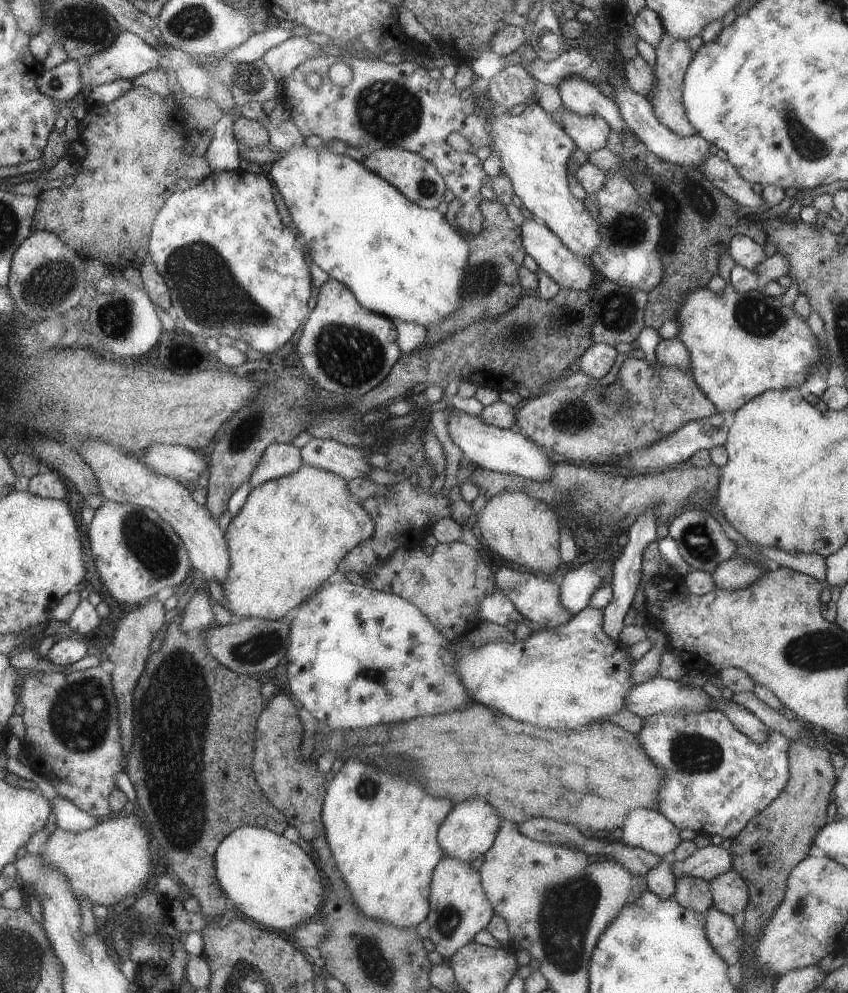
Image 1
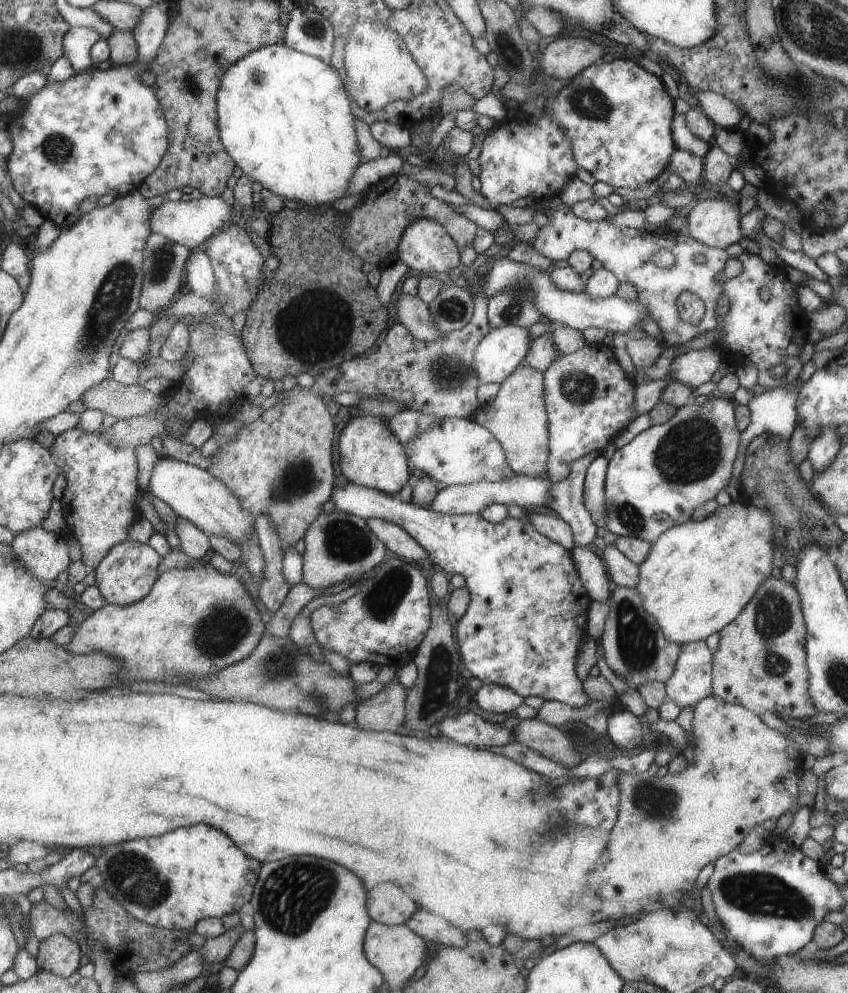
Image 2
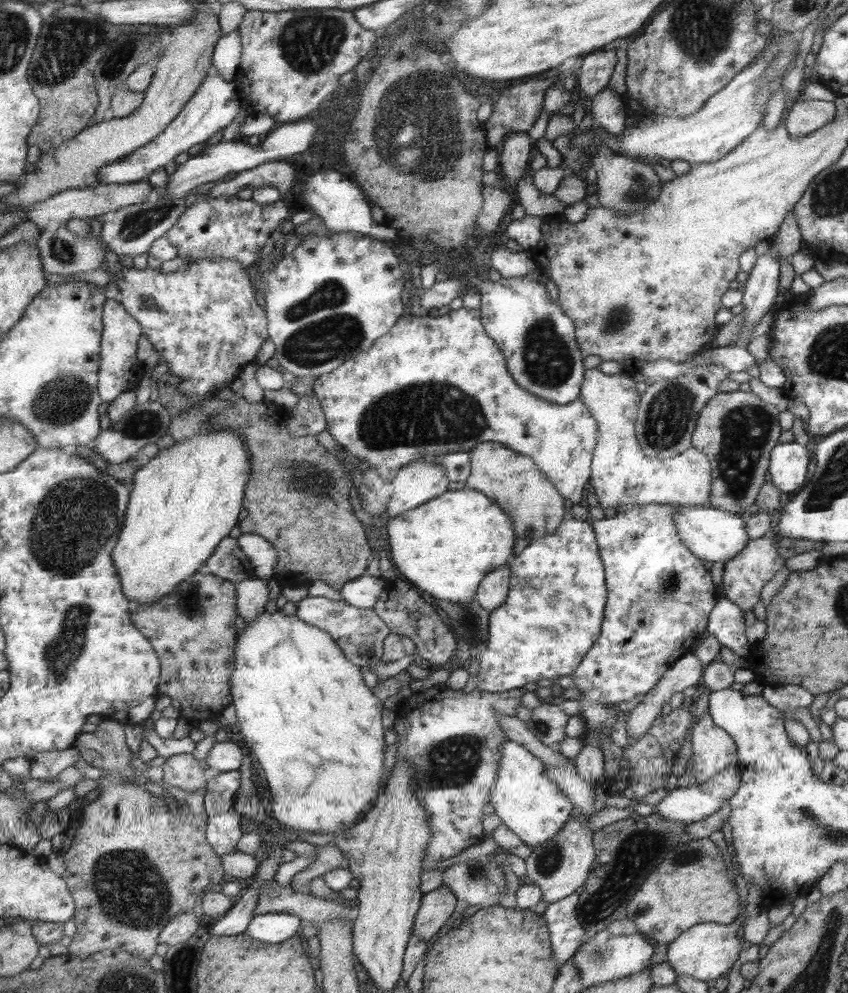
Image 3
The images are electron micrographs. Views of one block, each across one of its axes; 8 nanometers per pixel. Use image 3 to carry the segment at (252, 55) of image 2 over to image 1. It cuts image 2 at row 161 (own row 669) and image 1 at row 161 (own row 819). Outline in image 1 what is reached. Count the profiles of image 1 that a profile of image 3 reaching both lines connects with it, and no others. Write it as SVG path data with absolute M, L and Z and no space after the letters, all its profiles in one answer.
M302 144L285 152L280 152L280 155L272 162L269 174L266 176L276 186L282 203L289 212L294 228L297 228L297 237L301 238L301 243L305 248L305 255L309 256L311 263L323 270L329 279L339 281L340 284L347 286L362 308L388 317L393 322L406 321L407 323L416 323L423 328L435 328L447 316L459 310L459 290L461 289L461 280L463 280L465 264L468 258L468 245L465 240L461 240L461 236L445 222L445 218L436 209L420 208L419 205L415 205L407 197L402 196L401 192L397 191L388 181L364 168L363 164L351 160L344 154L337 155L330 148L323 145L317 149L309 149Z

